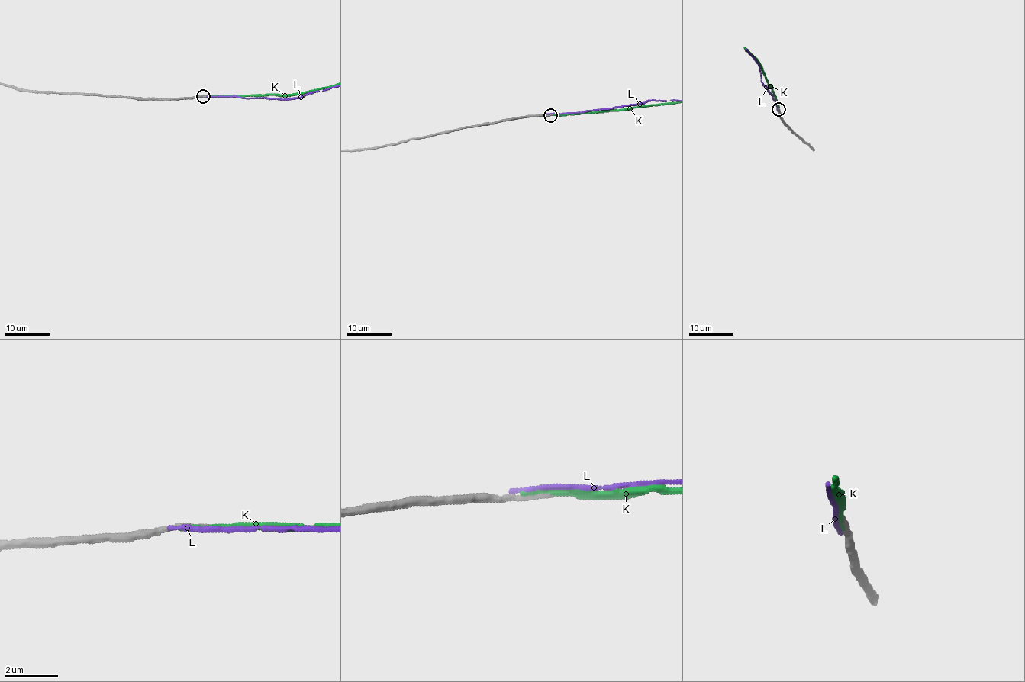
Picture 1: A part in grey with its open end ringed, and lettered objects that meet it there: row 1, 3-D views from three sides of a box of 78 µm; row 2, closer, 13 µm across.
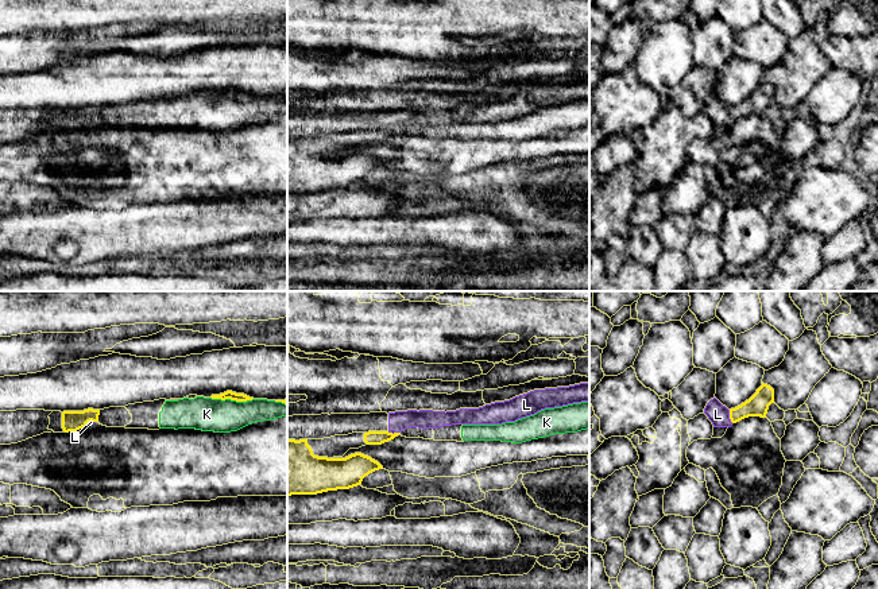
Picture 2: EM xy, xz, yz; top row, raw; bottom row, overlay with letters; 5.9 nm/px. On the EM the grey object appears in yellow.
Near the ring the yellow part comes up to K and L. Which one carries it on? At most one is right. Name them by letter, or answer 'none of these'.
K

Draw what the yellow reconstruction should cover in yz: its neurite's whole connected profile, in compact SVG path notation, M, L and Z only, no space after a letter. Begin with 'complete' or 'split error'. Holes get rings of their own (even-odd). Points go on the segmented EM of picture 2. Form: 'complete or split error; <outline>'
complete; M762 383L762 385L749 400L730 410L730 419L732 423L736 423L749 416L766 418L771 403L774 403L774 390Z

